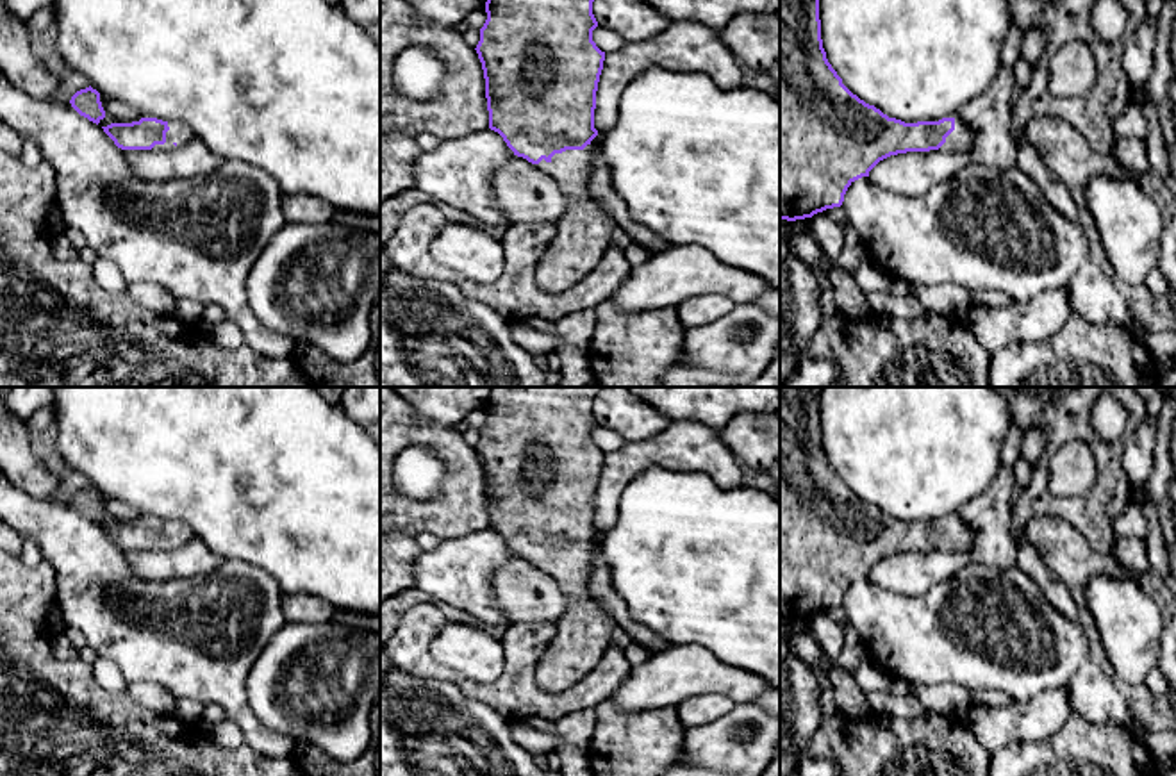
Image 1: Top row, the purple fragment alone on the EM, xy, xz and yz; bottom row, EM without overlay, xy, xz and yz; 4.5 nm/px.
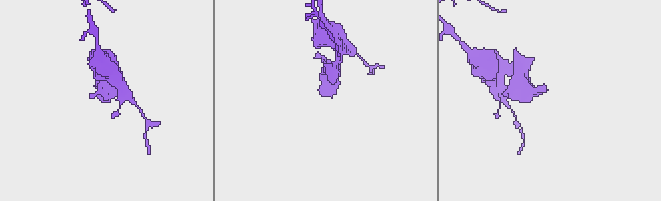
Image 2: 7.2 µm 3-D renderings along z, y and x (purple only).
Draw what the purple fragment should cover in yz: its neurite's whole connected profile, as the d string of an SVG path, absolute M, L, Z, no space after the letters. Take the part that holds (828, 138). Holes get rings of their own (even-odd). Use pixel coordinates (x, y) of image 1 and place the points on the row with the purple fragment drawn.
M780 0L780 219L841 207L848 187L883 159L907 152L969 152L974 134L957 118L905 123L853 95L826 59L819 0Z

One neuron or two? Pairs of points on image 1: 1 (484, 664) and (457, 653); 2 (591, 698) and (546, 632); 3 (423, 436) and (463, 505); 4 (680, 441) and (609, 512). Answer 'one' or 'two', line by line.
1: one
2: one
3: one
4: one

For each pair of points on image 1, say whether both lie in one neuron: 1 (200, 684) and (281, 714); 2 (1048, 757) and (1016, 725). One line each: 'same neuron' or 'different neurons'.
1: different neurons
2: different neurons

